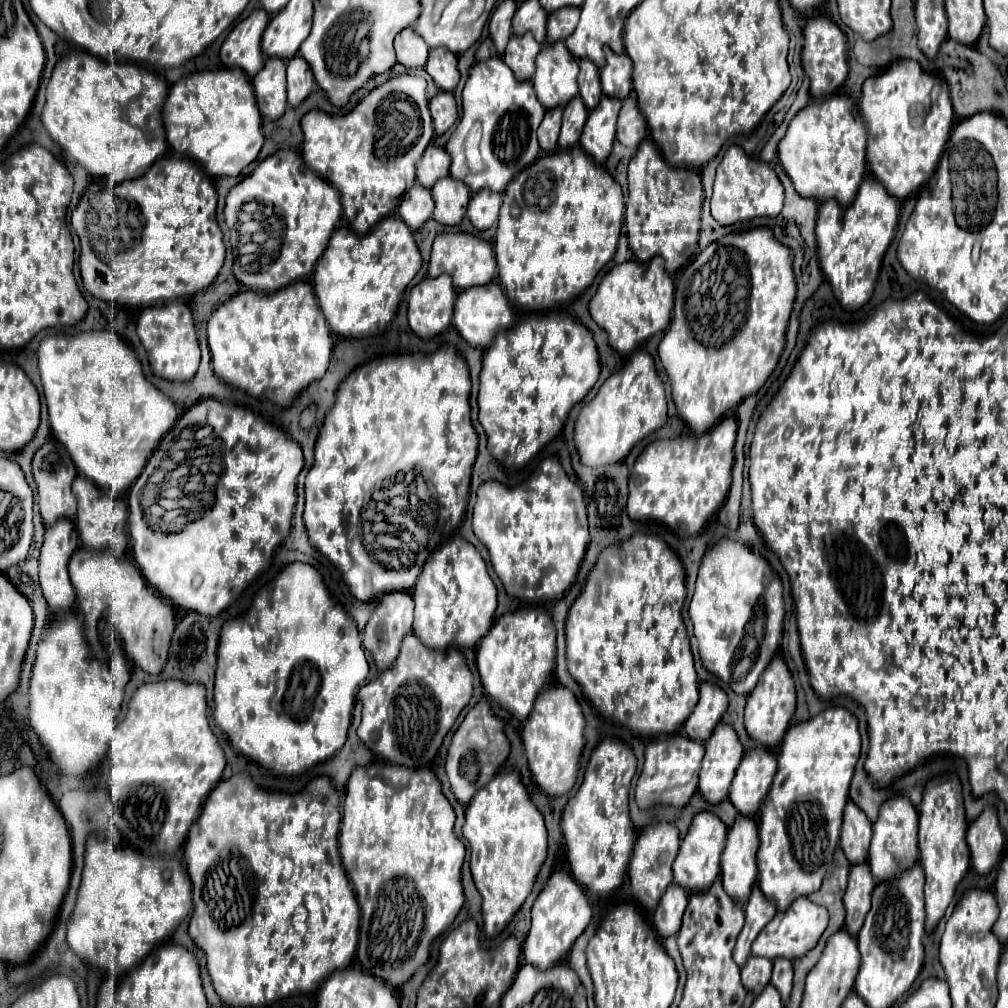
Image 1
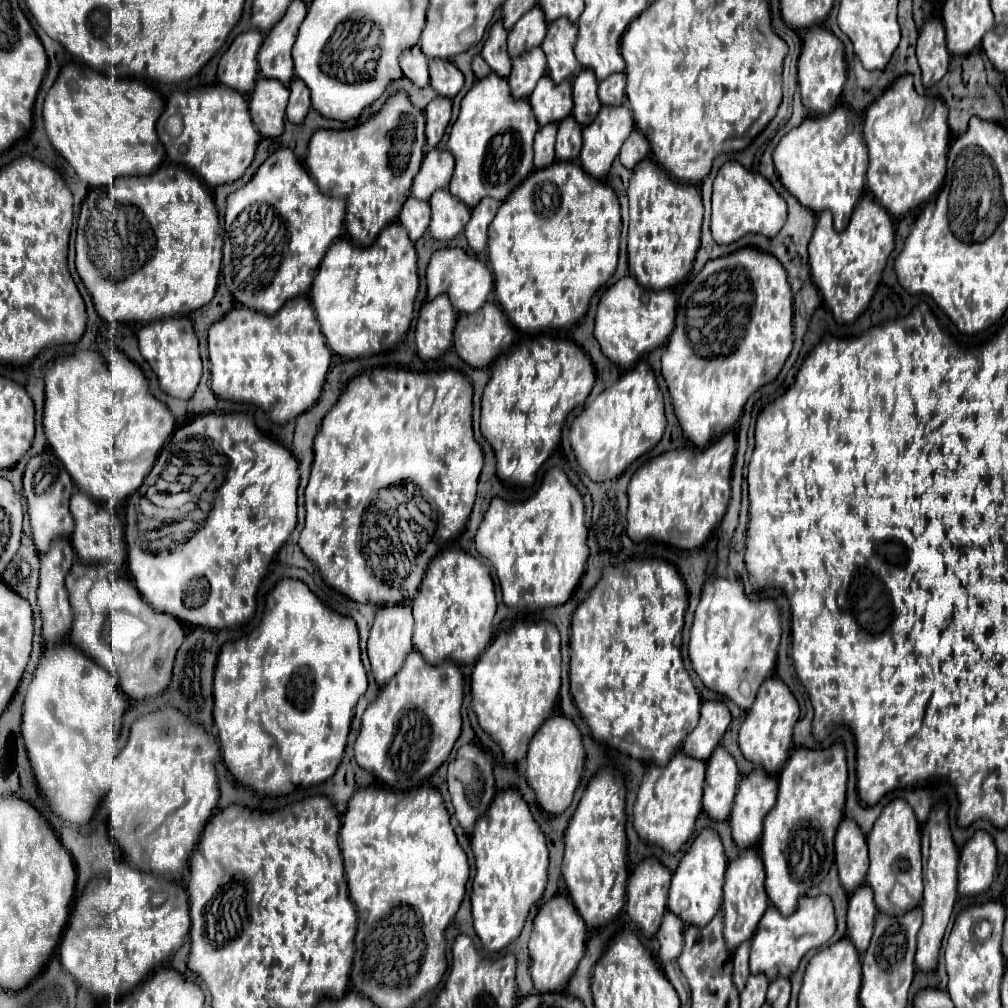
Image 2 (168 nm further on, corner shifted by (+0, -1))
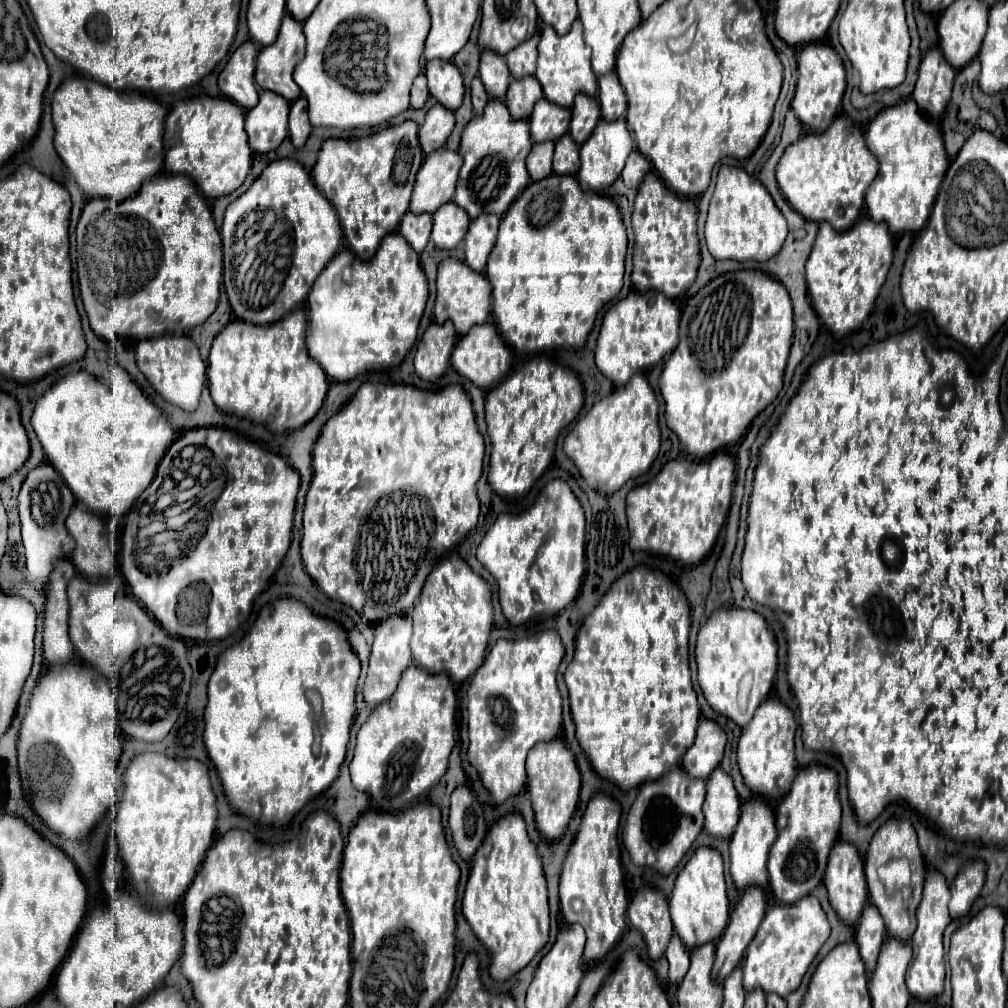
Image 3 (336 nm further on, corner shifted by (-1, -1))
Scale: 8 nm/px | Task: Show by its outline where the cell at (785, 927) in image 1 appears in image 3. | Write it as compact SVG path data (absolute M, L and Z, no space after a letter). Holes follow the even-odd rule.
M805 897L789 907L785 905L771 905L767 909L767 915L763 923L759 925L757 935L749 943L743 959L743 985L745 989L761 987L765 993L777 993L781 997L787 997L791 991L795 991L819 953L821 945L827 941L831 933L831 925L827 919L827 913L823 911L821 903L815 897Z

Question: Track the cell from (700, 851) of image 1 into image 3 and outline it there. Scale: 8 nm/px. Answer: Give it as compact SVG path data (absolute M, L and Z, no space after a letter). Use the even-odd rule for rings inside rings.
M699 847L693 851L693 855L675 879L675 887L669 901L669 913L673 921L673 931L689 949L707 941L717 941L721 937L729 921L729 899L723 875L723 859L717 849Z

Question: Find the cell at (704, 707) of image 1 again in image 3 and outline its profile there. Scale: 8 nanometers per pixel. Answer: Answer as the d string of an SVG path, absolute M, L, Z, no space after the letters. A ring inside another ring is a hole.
M703 717L697 729L697 739L685 751L681 765L689 771L689 775L707 779L709 773L721 763L725 745L727 745L727 735L721 729L721 725L713 719Z

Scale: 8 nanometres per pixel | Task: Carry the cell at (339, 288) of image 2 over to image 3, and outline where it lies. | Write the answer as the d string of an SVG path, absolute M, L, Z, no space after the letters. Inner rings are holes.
M389 233L381 241L381 247L371 261L361 261L357 255L353 255L353 251L343 249L325 265L325 271L321 271L309 293L309 353L335 381L349 381L365 371L397 367L417 339L417 329L427 297L429 289L419 263L419 255L413 251L413 247L409 247L401 233Z

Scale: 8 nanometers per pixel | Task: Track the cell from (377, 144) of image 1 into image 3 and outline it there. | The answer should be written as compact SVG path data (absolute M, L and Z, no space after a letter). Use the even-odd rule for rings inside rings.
M407 119L399 127L389 127L389 129L383 129L363 139L325 139L319 149L317 163L313 167L313 181L337 209L347 243L361 261L371 259L375 255L381 239L389 231L395 231L401 217L409 209L415 175L423 161L423 151L419 145L417 131L419 131L419 125Z

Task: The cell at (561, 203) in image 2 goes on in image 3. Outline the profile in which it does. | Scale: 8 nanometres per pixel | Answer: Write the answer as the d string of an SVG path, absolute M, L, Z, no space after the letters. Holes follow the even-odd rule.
M549 175L541 181L531 183L517 199L515 203L509 207L509 211L505 211L505 215L501 217L501 225L499 225L499 235L495 241L493 251L489 253L489 261L487 261L487 279L491 281L493 287L493 315L495 321L501 329L501 333L505 335L505 341L515 347L515 351L531 355L531 353L541 353L549 347L583 347L585 339L589 335L589 331L593 329L597 311L609 301L613 299L621 287L623 287L623 259L625 259L625 251L627 251L627 235L625 235L625 225L621 219L621 213L617 209L617 205L605 197L599 195L595 191L583 191L579 181L573 175Z

